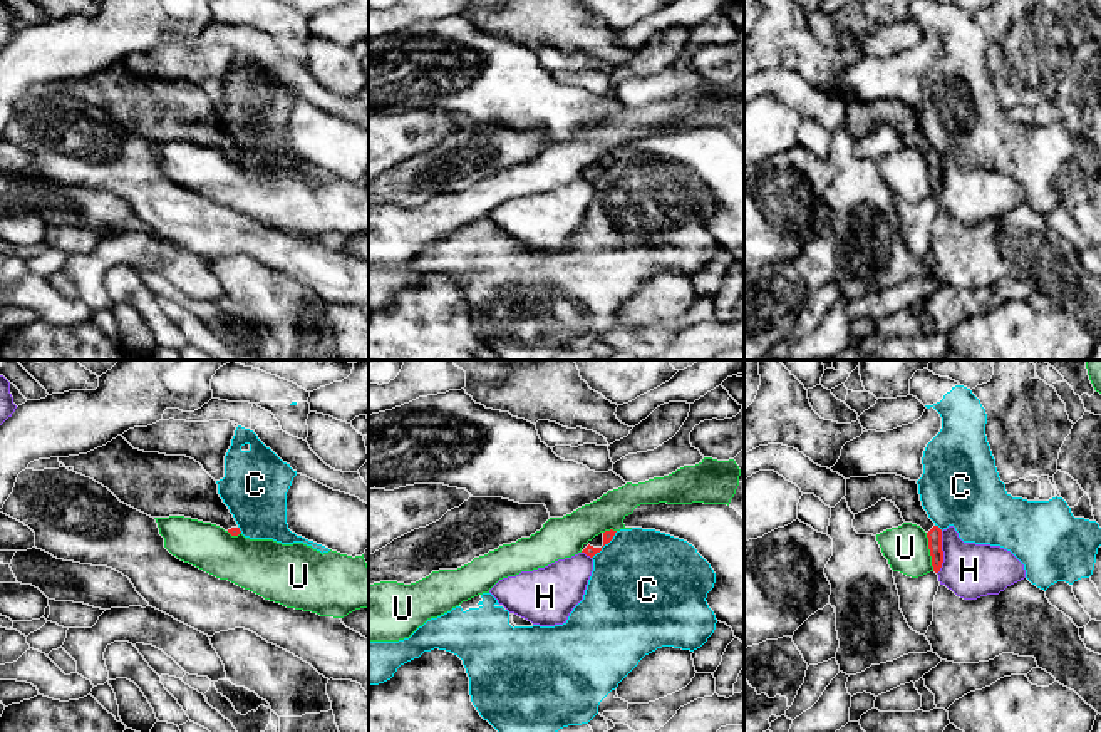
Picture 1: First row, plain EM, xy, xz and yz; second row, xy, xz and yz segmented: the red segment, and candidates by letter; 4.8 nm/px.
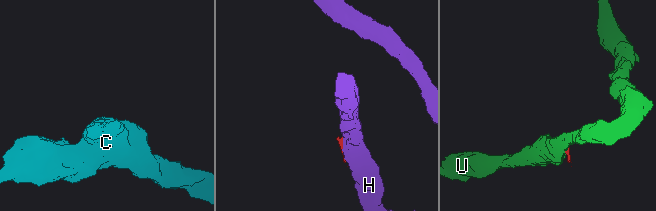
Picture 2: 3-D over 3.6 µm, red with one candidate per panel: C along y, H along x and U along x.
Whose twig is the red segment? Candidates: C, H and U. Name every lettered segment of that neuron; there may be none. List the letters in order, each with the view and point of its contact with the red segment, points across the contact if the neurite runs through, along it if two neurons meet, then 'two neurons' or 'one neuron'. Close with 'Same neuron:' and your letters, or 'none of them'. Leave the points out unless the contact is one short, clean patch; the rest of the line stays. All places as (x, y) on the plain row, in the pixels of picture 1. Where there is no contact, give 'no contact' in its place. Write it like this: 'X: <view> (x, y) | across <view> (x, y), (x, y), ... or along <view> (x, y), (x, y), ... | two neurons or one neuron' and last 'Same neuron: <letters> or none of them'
C: xz (605, 168) | along xz (617, 156), (592, 183) | two neurons
H: yz (942, 178) | along yz (942, 156), (942, 191), (937, 198) | two neurons
U: yz (930, 176) | along yz (925, 158), (934, 195) | two neurons
Same neuron: none of them

